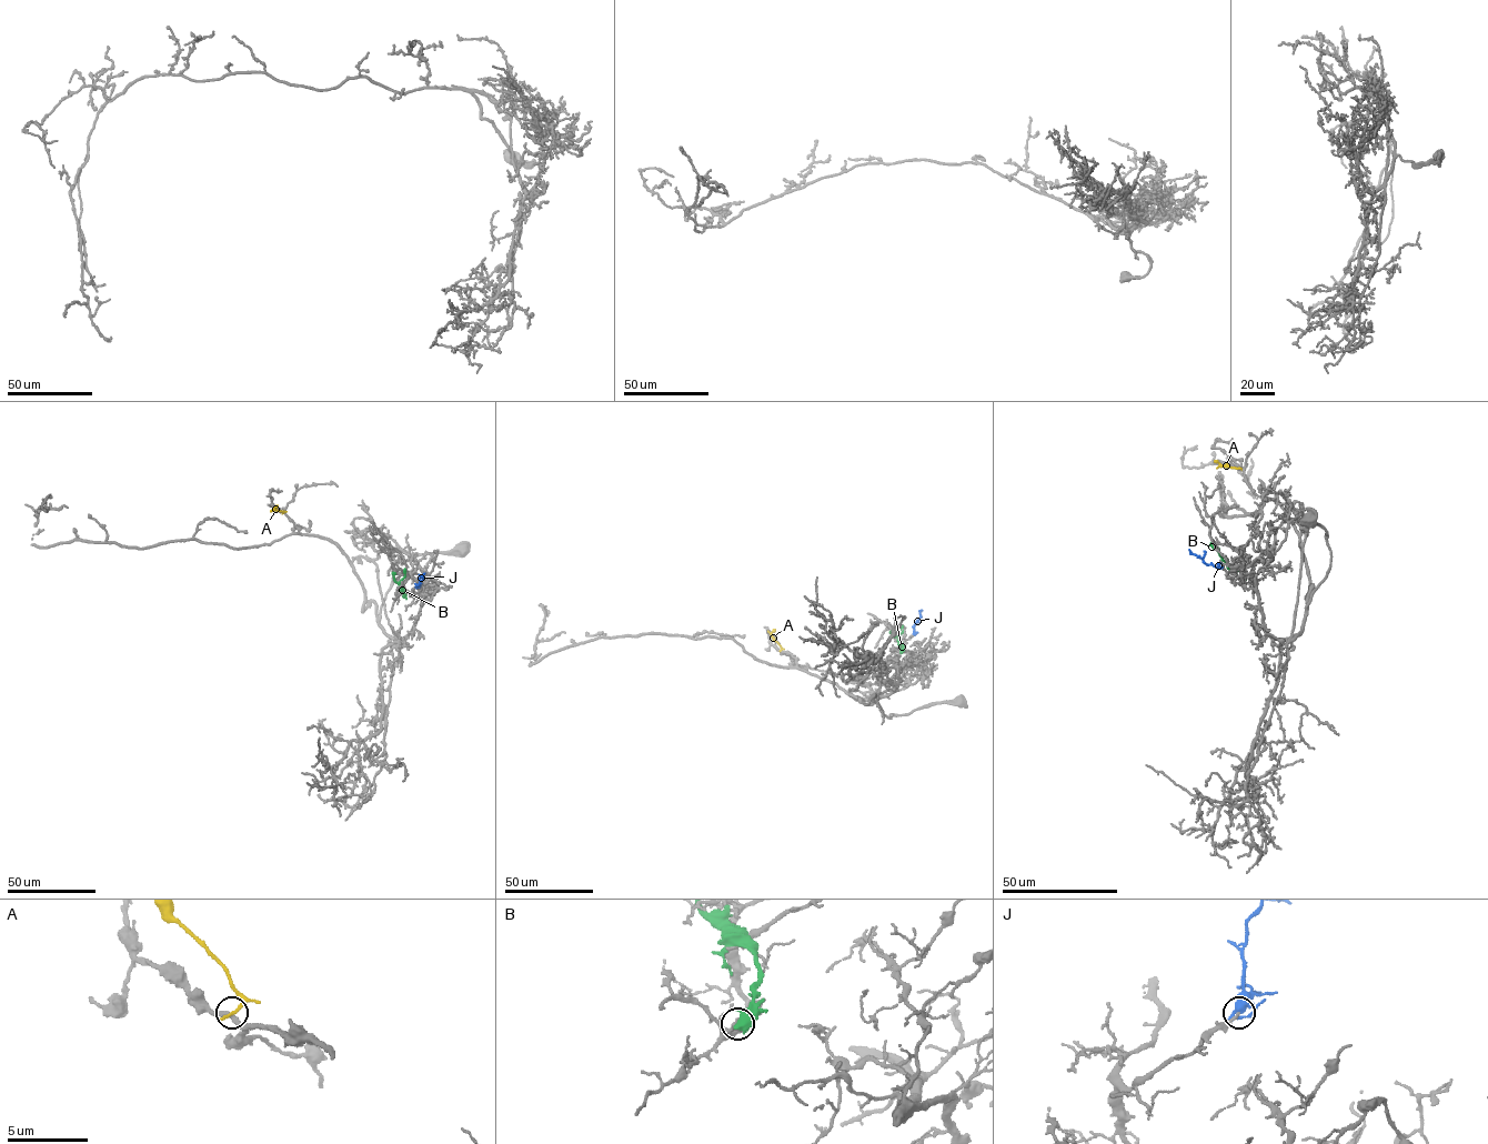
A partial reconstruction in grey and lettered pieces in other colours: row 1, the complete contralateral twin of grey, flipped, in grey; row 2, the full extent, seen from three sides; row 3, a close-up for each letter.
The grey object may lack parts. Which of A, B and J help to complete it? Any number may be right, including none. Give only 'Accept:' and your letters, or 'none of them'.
Accept: none of them

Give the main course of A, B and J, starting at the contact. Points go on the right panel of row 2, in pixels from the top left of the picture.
A: (1242, 470), (1215, 461)
B: (1244, 578), (1234, 573), (1210, 543)
J: (1222, 568), (1207, 564), (1189, 549)

